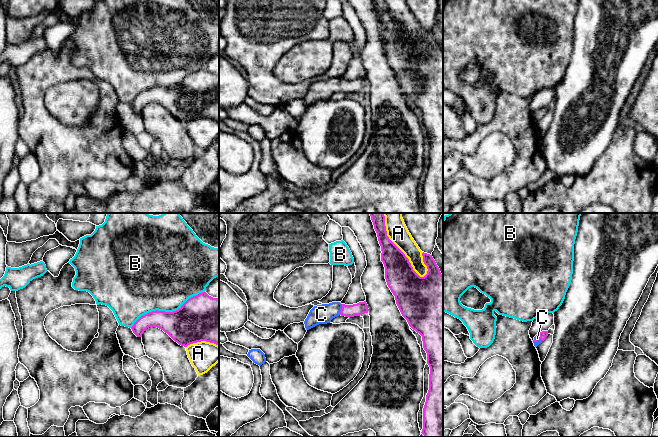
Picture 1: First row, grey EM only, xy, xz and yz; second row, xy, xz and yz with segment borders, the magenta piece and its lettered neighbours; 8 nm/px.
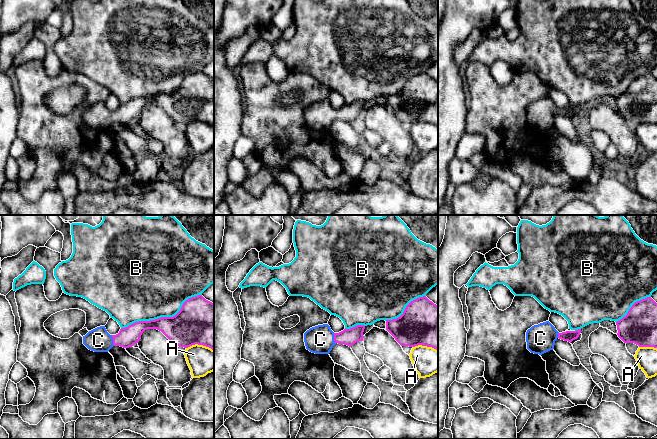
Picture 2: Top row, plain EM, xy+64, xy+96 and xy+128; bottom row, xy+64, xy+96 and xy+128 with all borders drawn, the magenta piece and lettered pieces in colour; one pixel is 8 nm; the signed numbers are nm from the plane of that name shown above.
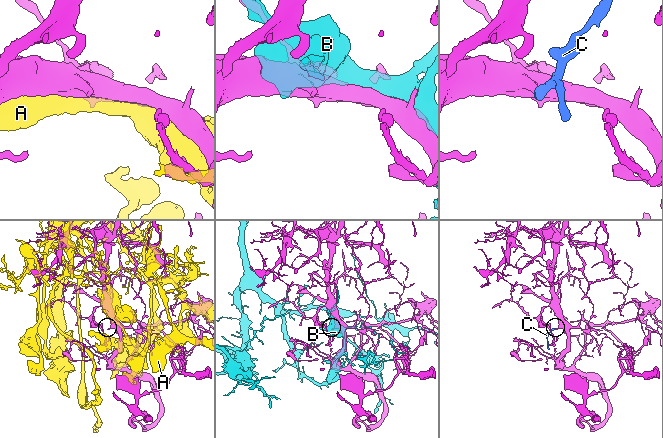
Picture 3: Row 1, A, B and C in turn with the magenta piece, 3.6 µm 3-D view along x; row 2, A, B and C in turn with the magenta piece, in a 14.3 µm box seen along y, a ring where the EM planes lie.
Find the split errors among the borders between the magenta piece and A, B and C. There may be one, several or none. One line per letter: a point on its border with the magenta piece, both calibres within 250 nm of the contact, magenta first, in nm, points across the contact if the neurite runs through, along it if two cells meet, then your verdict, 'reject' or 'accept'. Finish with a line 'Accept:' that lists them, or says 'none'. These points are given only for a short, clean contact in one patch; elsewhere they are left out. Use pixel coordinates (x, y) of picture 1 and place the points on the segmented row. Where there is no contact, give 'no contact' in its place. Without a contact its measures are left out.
A: xz (396, 246) | 240/160 nm | reject
B: xy (167, 312) | 340/480 nm | reject
C: xz (342, 309) | 100/160 nm | across xz (360, 308), (342, 309), (333, 309), (321, 314) | accept
Accept: C

